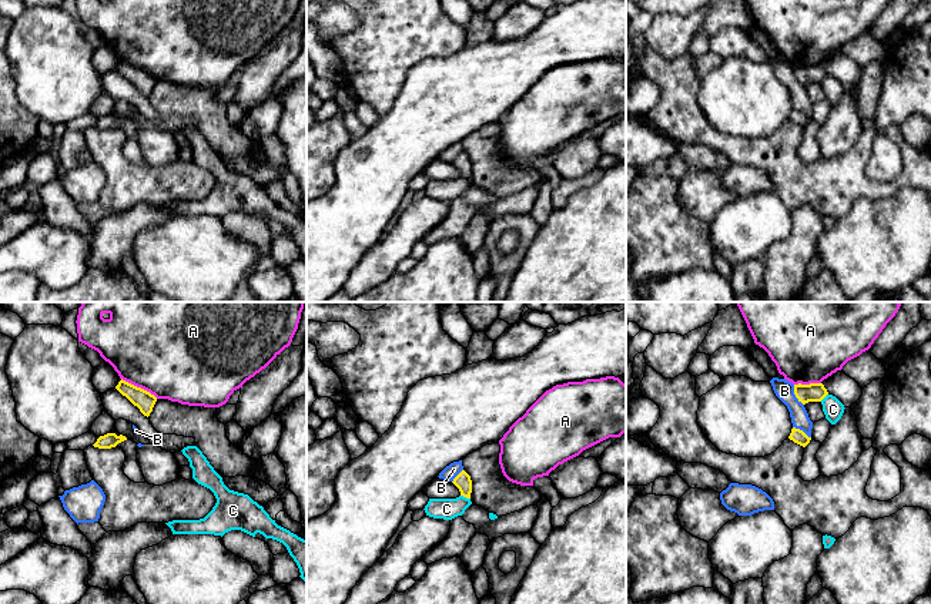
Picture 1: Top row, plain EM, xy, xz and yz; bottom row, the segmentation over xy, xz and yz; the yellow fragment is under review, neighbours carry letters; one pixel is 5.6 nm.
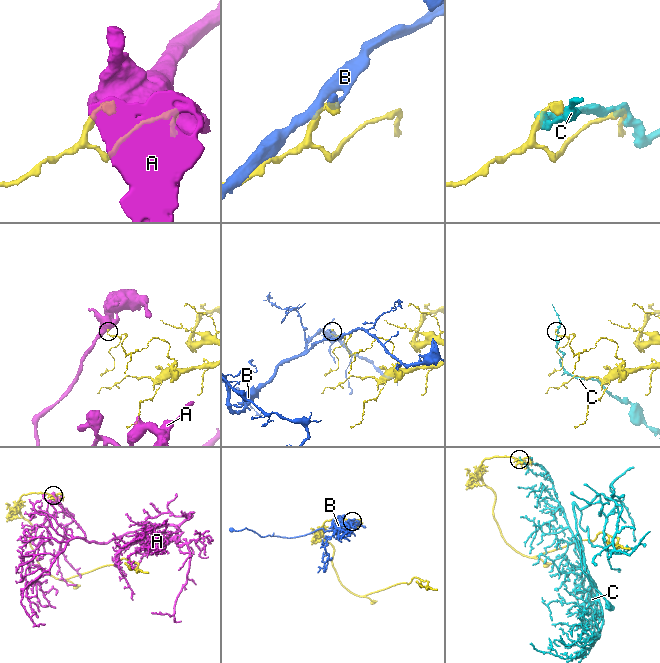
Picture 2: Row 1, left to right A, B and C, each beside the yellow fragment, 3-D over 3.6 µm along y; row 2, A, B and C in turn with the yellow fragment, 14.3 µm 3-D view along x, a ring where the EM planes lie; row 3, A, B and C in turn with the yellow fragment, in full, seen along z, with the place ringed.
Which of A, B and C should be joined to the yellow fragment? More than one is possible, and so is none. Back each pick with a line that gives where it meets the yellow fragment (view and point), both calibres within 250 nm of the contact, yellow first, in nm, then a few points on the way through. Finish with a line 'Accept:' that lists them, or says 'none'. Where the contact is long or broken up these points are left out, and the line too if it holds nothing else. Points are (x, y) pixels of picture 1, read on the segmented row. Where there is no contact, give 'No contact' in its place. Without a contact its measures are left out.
Accept: none

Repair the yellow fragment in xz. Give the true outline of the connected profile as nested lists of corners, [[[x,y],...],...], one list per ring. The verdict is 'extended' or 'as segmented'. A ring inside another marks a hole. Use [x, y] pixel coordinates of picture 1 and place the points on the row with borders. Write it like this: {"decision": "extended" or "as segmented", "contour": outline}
{"decision": "as segmented", "contour": [[[462,470],[452,481],[461,491],[461,496],[470,499],[472,493],[472,480],[470,476]]]}

